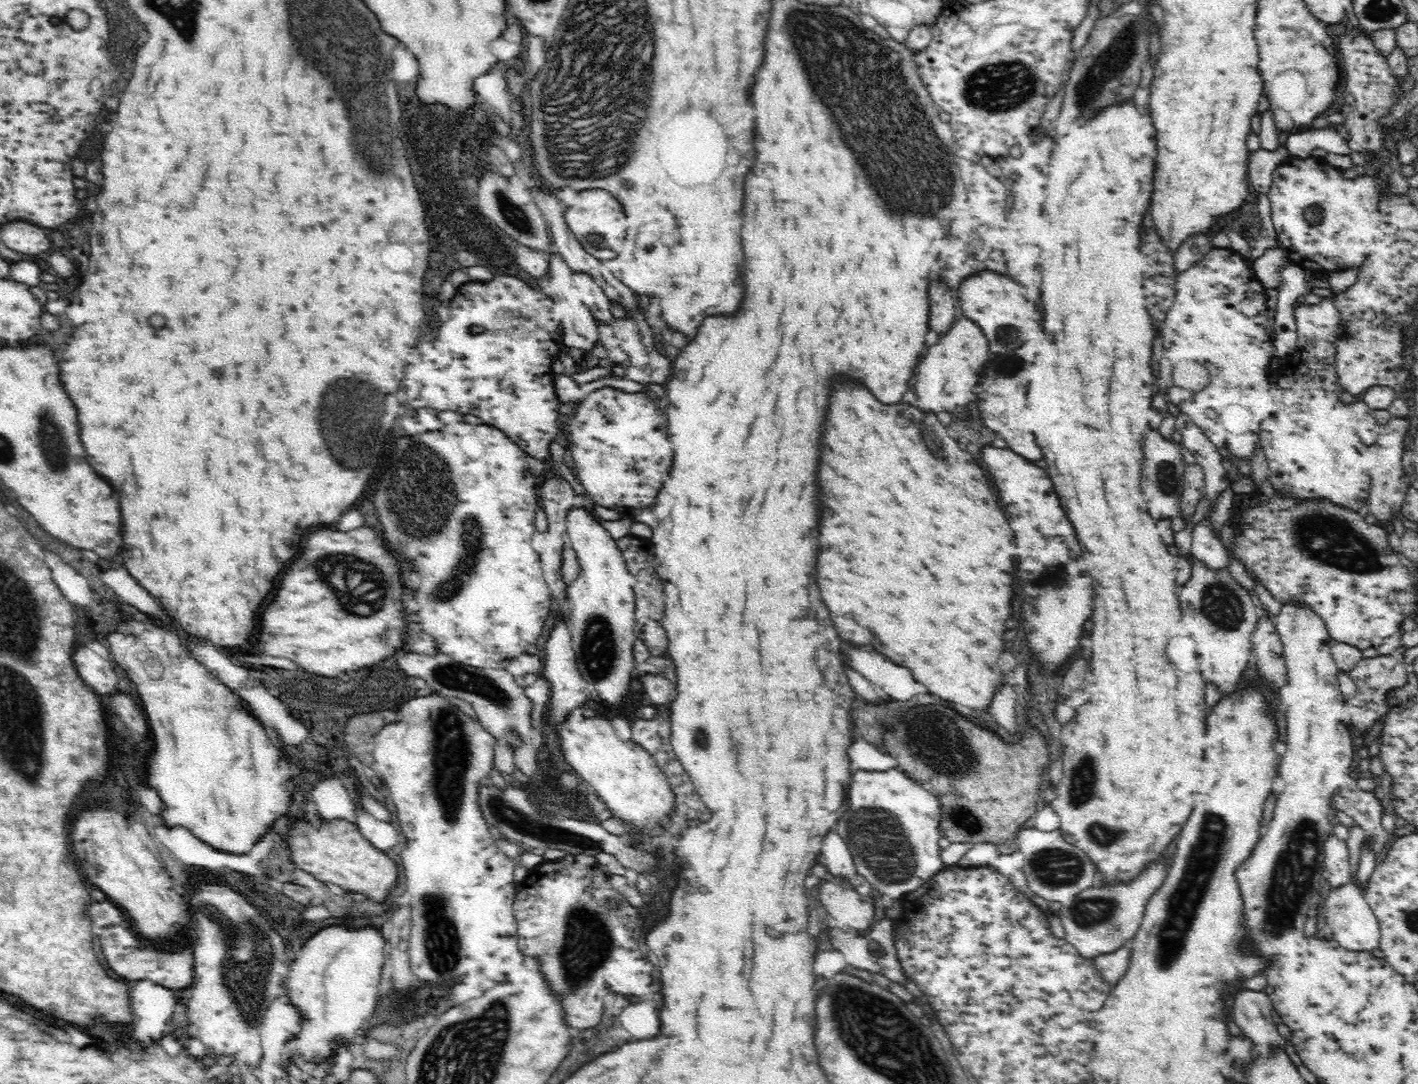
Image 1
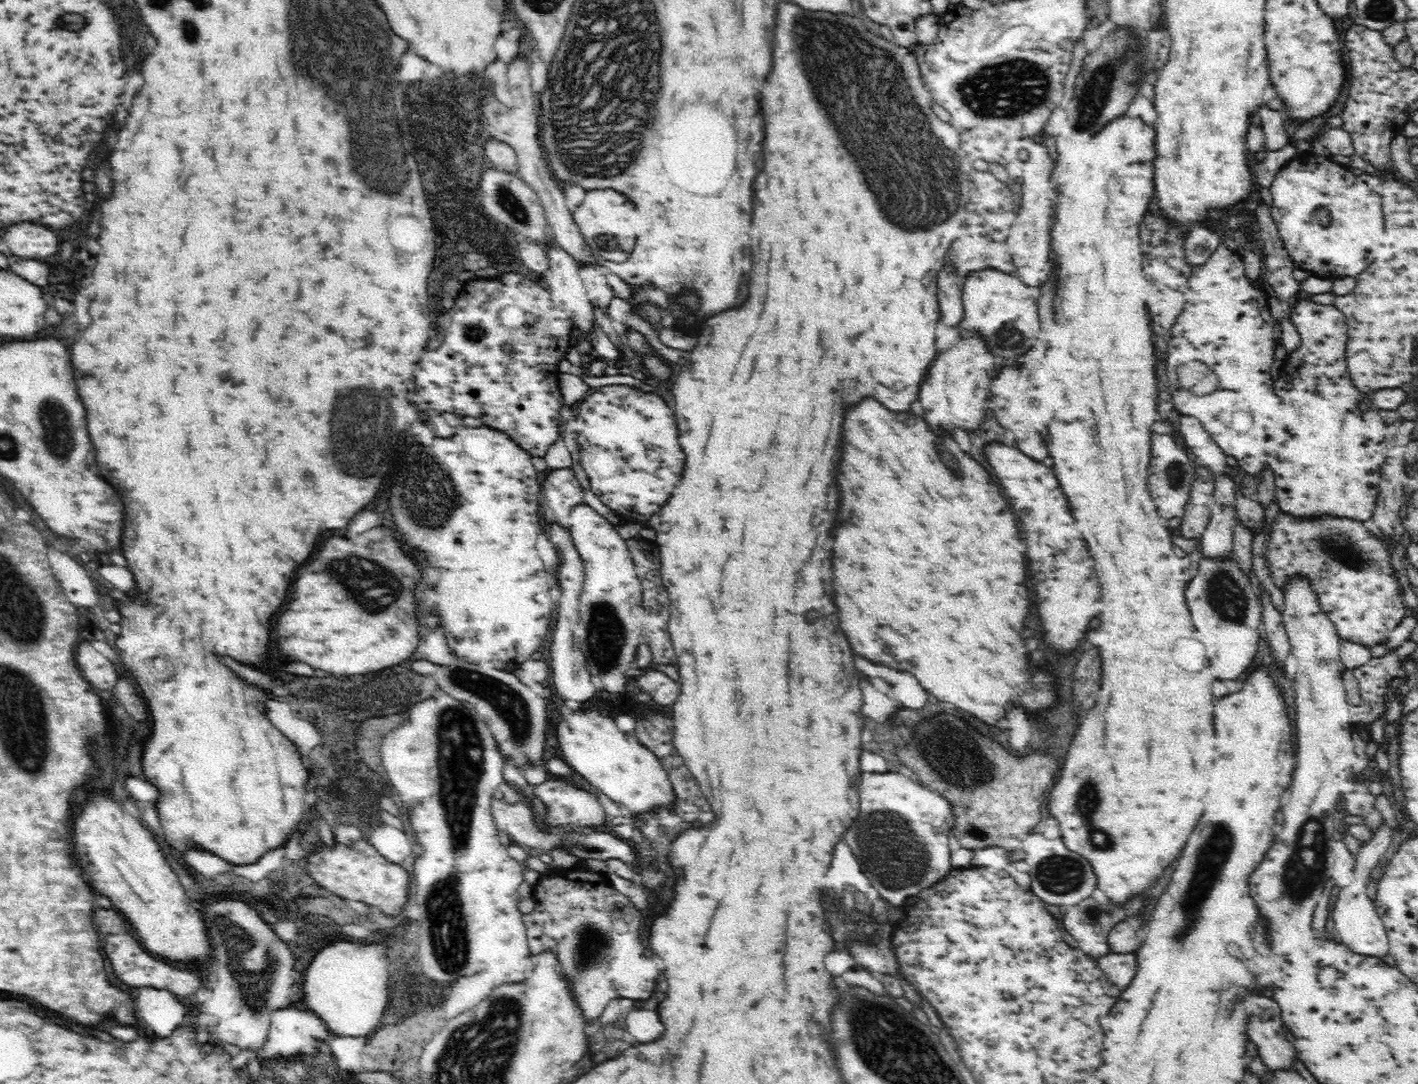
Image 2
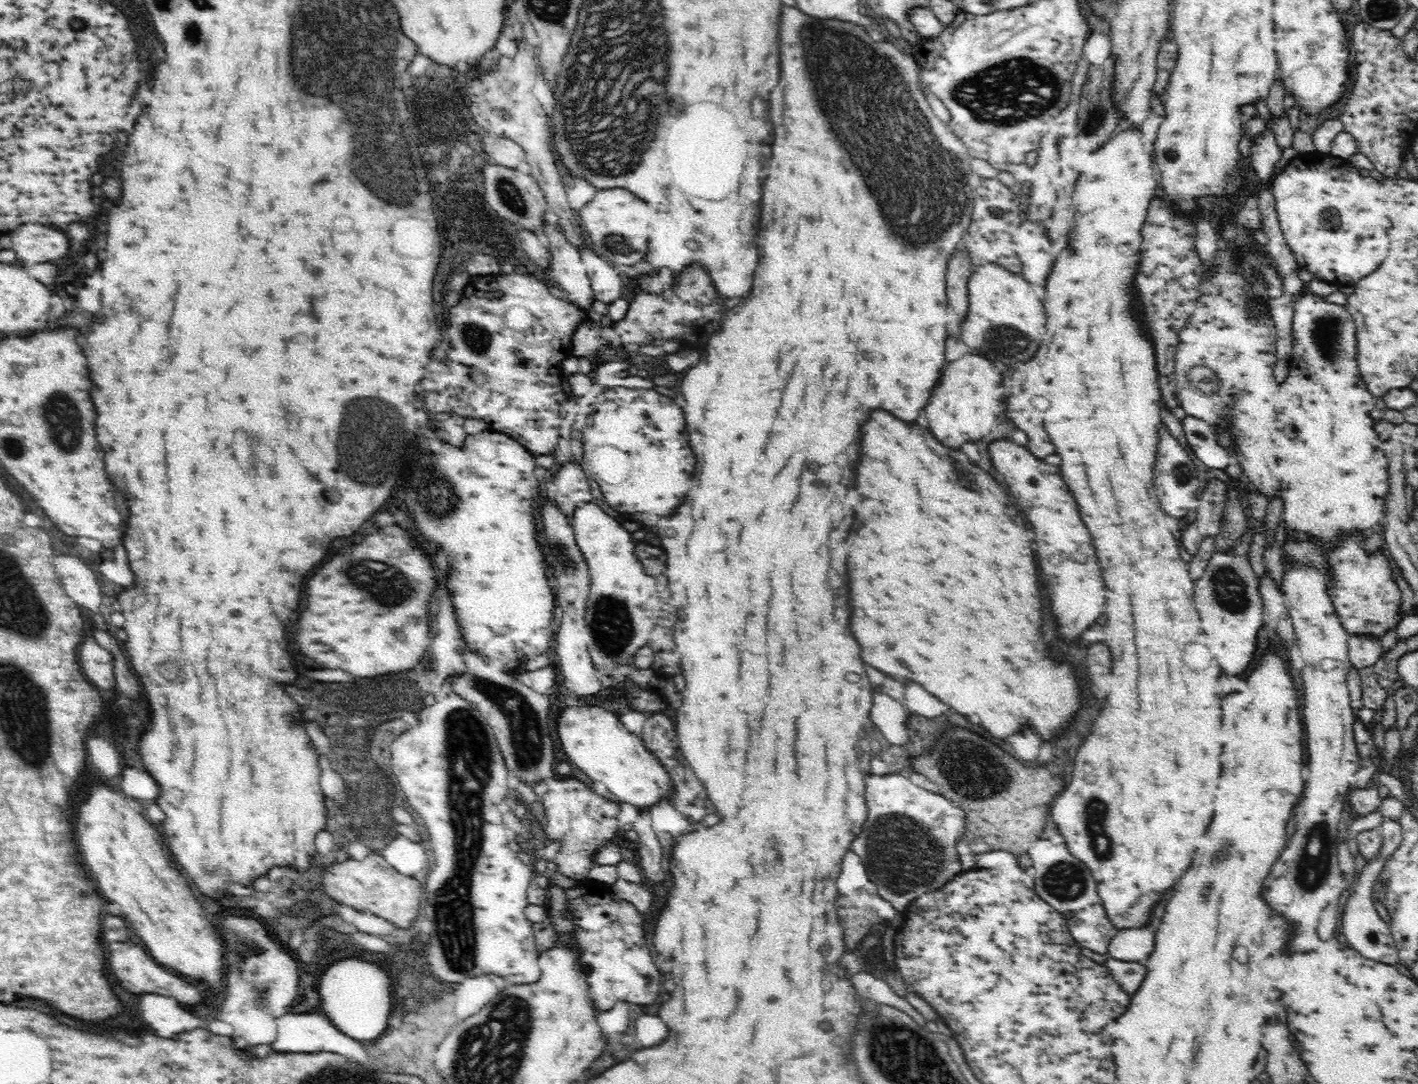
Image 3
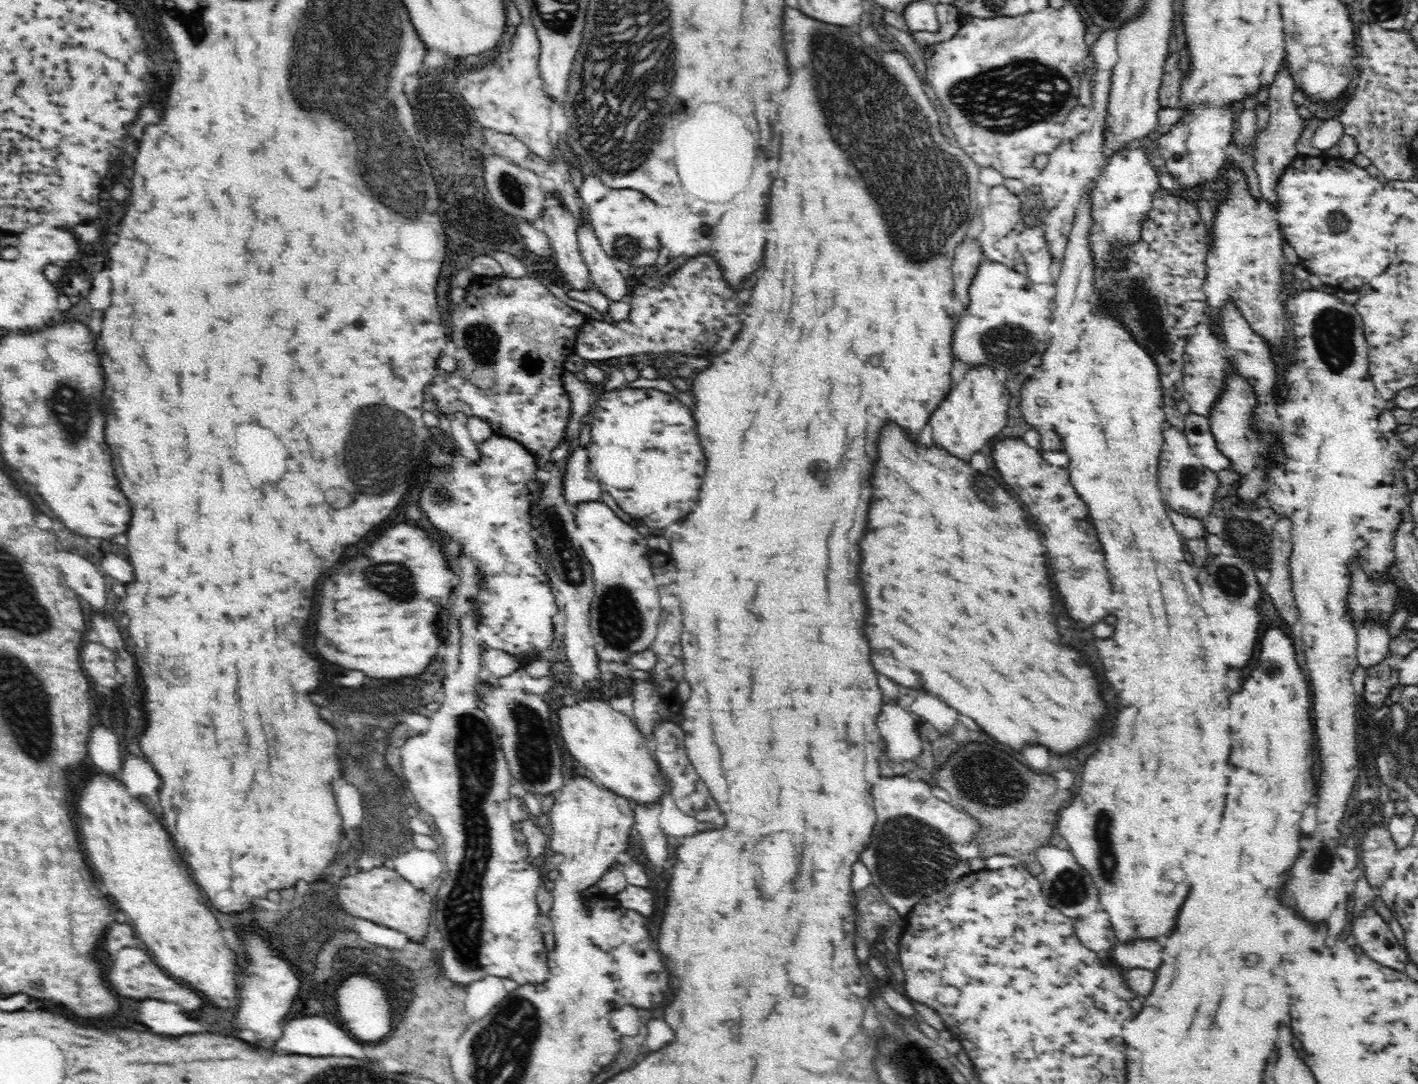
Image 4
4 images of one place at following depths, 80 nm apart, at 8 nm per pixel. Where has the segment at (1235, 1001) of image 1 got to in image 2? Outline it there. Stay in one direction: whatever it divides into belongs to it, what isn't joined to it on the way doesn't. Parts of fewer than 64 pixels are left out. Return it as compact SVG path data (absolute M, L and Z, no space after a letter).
M1252 998L1246 1002L1252 1008L1250 1038L1260 1046L1260 1056L1266 1068L1294 1068L1296 1050L1286 1040L1286 1030L1280 1016L1280 1006L1270 998Z

